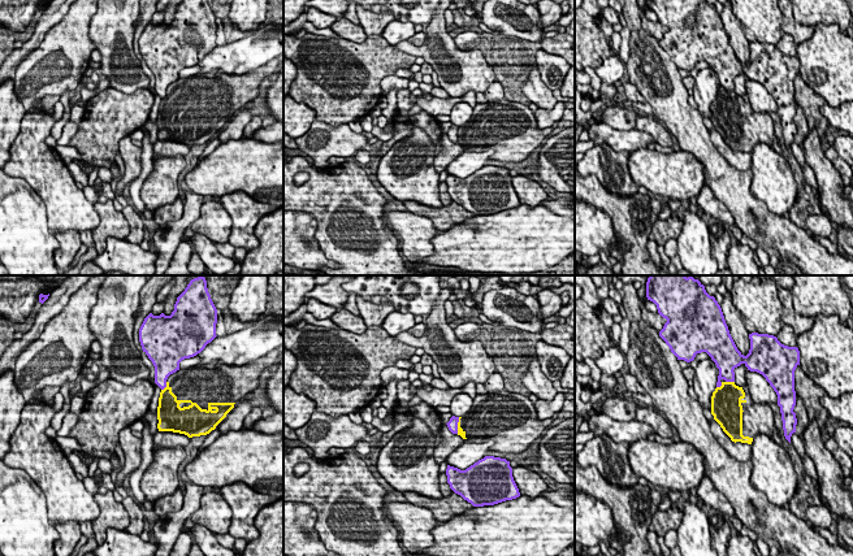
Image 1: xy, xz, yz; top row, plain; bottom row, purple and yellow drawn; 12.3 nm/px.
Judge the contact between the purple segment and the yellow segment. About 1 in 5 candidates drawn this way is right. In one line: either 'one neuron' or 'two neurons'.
two neurons

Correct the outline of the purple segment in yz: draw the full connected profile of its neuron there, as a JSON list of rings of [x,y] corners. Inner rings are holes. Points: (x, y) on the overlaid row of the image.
[[[650,275],[646,297],[667,320],[659,336],[677,360],[690,362],[701,352],[711,357],[719,369],[716,387],[722,386],[722,379],[735,382],[733,370],[741,364],[766,378],[778,395],[784,436],[791,443],[797,425],[793,409],[798,348],[781,344],[774,335],[752,333],[750,349],[744,356],[729,334],[720,305],[693,277]]]

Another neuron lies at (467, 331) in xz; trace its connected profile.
[[[464,322],[454,329],[454,333],[459,340],[472,342],[480,334],[479,323]]]

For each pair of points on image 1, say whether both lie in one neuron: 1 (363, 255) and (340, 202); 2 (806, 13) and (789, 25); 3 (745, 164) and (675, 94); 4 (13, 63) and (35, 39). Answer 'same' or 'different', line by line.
1: same
2: different
3: different
4: same

